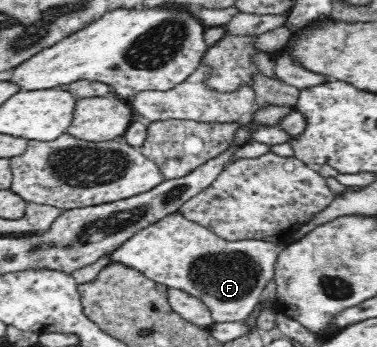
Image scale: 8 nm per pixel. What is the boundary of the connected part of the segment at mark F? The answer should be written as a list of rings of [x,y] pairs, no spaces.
[[[180,211],[167,215],[153,225],[135,234],[119,250],[110,255],[110,262],[123,264],[139,270],[154,283],[179,289],[200,298],[217,322],[239,322],[245,320],[259,304],[261,293],[267,282],[274,278],[274,268],[279,254],[284,250],[280,243],[244,239],[229,242],[211,232],[207,227],[187,220]]]

